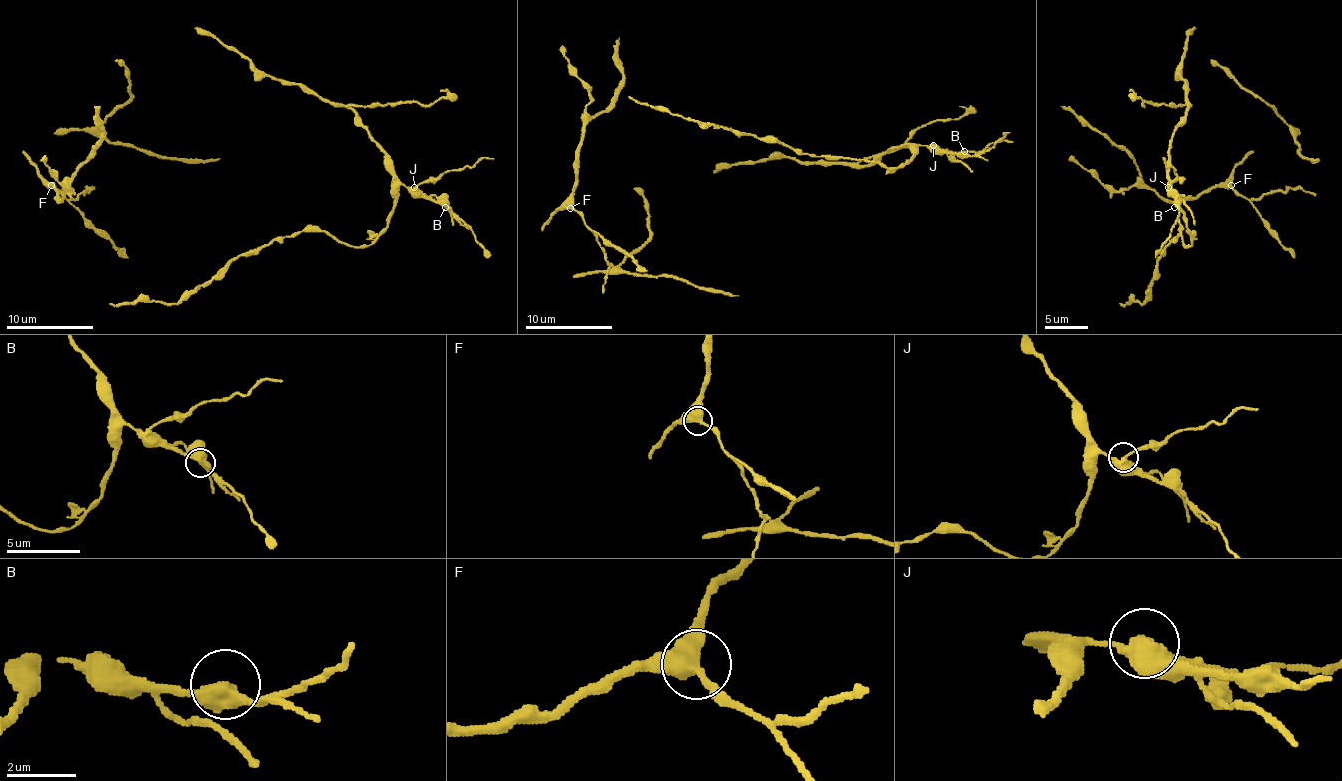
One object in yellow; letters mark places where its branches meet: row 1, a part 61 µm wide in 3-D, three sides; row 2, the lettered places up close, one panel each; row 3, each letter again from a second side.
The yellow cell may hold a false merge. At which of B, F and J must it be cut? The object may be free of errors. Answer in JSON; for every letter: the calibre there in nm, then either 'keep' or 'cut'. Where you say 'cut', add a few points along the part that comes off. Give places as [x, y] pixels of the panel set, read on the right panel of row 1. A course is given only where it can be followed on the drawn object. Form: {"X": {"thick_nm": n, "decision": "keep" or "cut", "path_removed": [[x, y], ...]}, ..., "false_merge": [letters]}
{"B": {"thick_nm": 380, "decision": "keep"}, "F": {"thick_nm": 400, "decision": "keep"}, "J": {"thick_nm": 360, "decision": "cut", "path_removed": [[1168, 187], [1176, 174], [1168, 168], [1163, 157], [1166, 159]]}, "false_merge": ["J"]}

